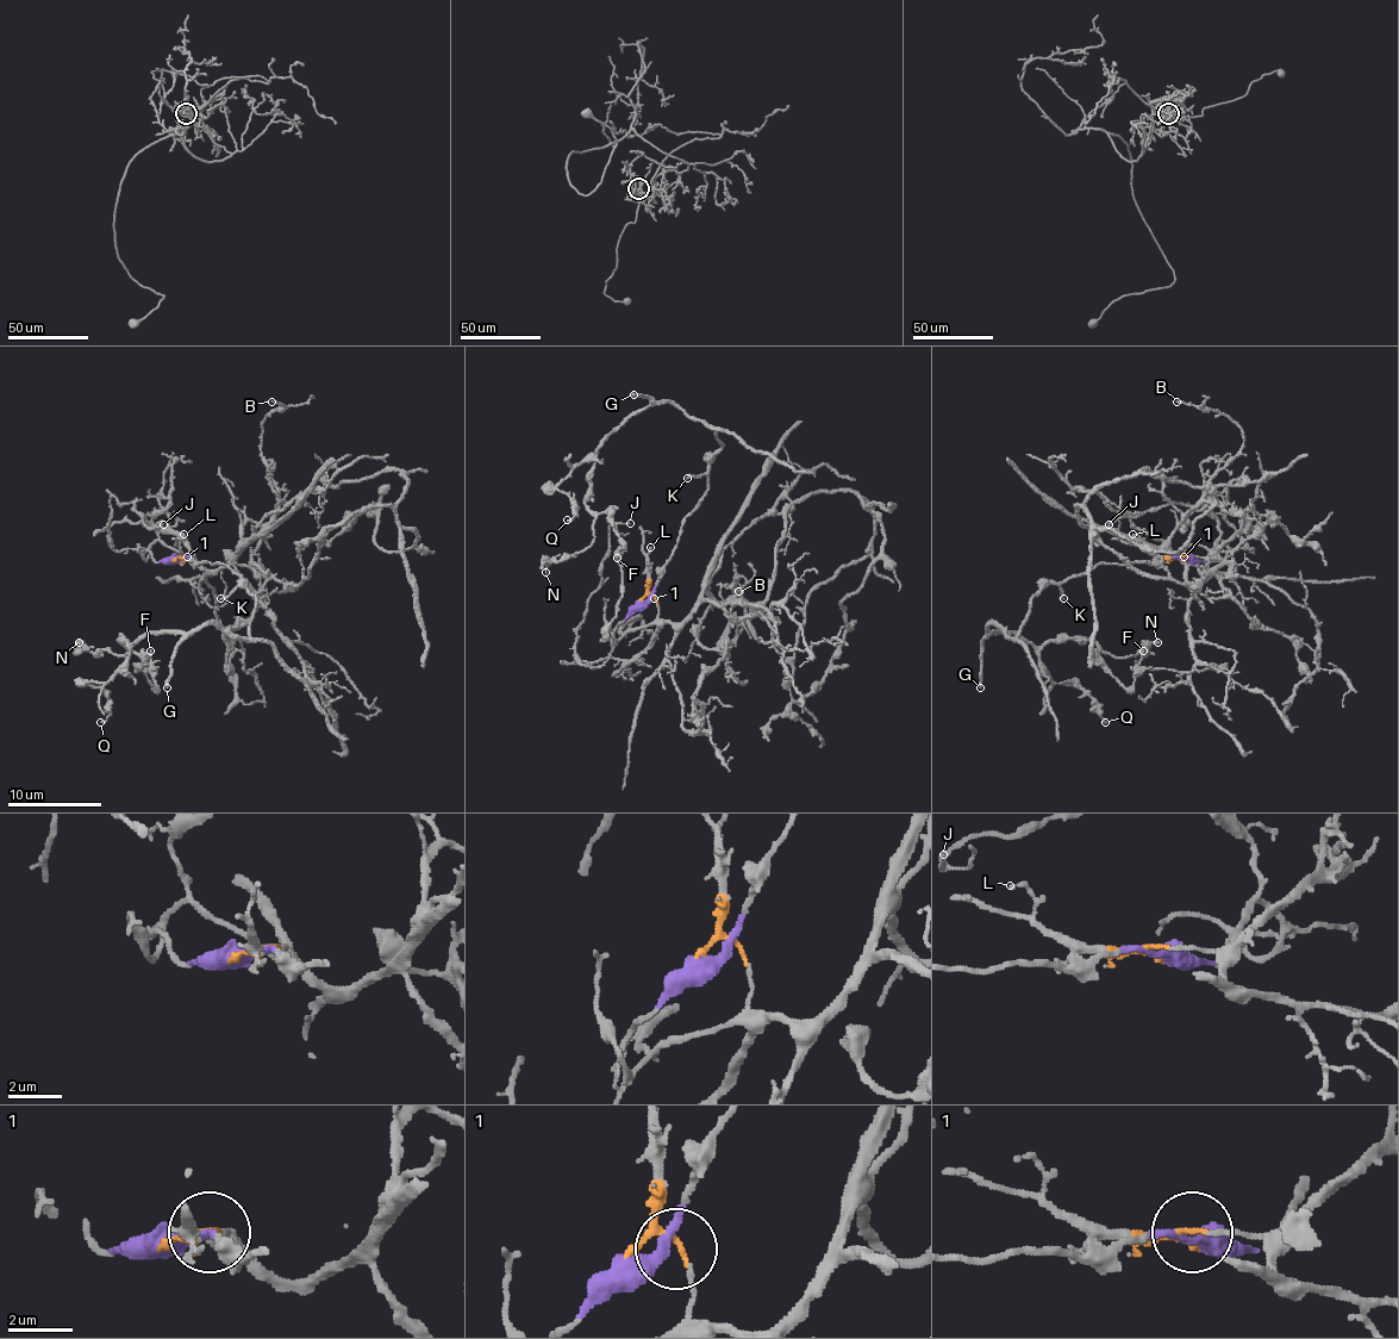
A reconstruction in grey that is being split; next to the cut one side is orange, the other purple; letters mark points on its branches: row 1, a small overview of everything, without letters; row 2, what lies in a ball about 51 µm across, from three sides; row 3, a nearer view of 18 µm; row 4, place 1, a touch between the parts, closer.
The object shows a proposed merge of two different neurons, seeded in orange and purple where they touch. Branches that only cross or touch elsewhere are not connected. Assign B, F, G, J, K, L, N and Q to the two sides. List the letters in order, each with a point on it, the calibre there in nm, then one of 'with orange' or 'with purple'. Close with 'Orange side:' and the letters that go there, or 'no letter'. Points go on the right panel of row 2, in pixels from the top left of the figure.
B: (1176, 402) | 100 nm | with orange
F: (1143, 651) | 190 nm | with purple
G: (980, 687) | 240 nm | with purple
J: (1109, 524) | 120 nm | with orange
K: (1063, 598) | 180 nm | with purple
L: (1132, 534) | 150 nm | with orange
N: (1157, 642) | 200 nm | with purple
Q: (1105, 722) | 160 nm | with purple
Orange side: B, J, L

